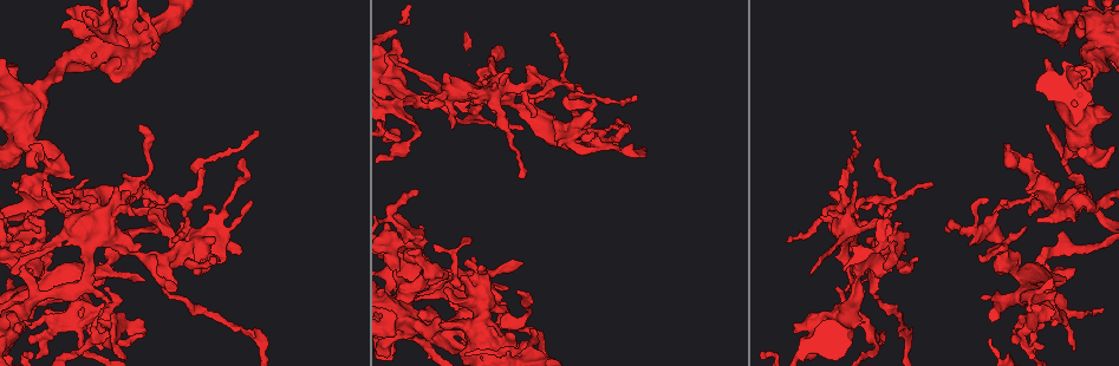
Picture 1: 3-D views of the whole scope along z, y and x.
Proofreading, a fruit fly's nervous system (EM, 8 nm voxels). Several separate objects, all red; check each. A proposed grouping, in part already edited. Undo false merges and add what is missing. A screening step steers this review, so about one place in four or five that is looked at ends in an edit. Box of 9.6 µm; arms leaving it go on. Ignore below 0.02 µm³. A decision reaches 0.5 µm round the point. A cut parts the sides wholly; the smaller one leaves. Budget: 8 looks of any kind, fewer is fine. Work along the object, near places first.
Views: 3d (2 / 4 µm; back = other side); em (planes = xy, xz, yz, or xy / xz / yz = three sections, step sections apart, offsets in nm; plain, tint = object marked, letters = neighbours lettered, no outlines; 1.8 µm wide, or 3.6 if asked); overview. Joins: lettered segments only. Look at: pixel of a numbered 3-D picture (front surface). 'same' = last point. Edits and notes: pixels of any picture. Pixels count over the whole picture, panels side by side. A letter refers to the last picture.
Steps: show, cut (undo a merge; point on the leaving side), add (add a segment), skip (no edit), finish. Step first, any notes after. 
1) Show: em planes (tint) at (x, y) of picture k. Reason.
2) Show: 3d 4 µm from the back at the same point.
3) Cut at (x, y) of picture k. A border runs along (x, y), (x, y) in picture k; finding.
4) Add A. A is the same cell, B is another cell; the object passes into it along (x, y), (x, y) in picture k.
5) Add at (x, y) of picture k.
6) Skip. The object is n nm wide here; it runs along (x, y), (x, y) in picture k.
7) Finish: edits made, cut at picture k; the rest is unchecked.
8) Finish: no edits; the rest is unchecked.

Show: 3d 2 µm from the back at (898, 265) of picture 1. Abrupt turn.

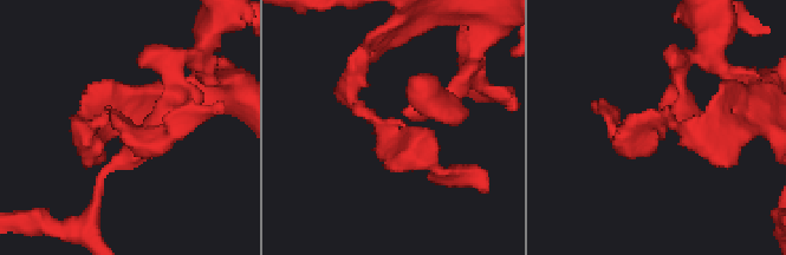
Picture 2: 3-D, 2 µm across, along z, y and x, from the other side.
Show: em 3.6 µm xz step 8 (plain) at (656, 121) of picture 2.

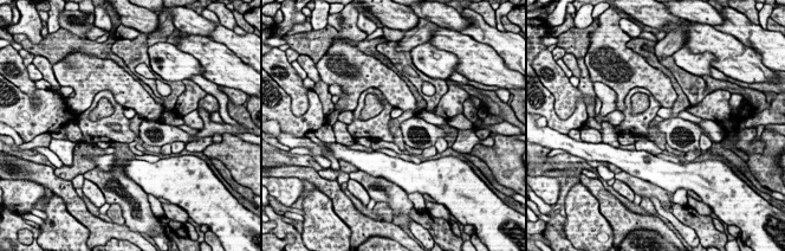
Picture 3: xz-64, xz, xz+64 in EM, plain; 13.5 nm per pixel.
Show: em 3.6 µm xz step 8 (letters) at the same point. See the neighbours.

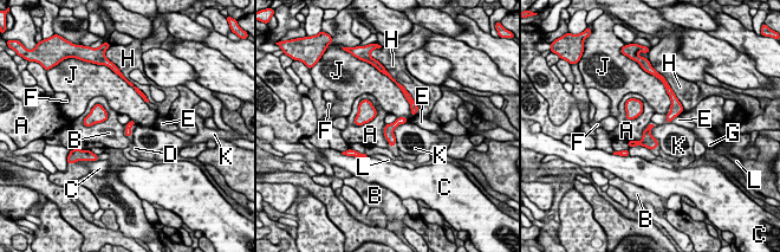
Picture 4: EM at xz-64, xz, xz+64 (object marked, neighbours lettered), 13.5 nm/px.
Skip. The object is 100 nm wide here; A, B, C, D, E, F, G, H, J, K and L are other cells; it runs along (403, 120), (390, 129), (391, 142) in picture 4; continuous, no second cell.

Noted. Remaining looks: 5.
Show: em 3.6 µm planes (letters) at (1101, 24) of picture 1. Abrupt turn.

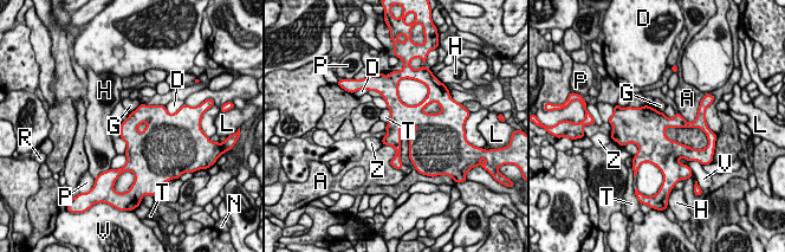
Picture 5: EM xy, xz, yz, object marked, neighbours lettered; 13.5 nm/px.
Skip. The object is 280 nm wide here; A, D, G, H, L, N, P, R, T, V and Z are other cells; it runs along (395, 89), (395, 143), (397, 157) in picture 5; one cell here.

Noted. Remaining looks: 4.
Show: em 3.6 µm planes (plain) at (1074, 103) of picture 1.

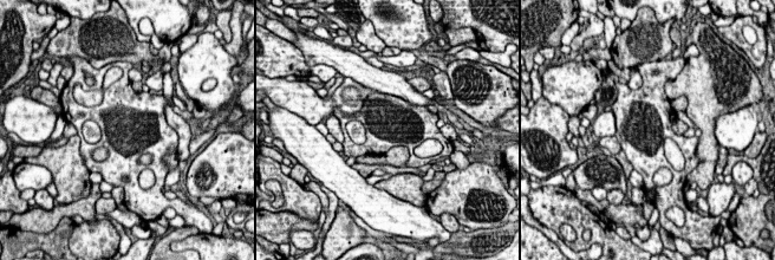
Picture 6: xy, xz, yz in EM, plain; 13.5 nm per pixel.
Show: em 3.6 µm planes (letters) at the same point. What lies round it.

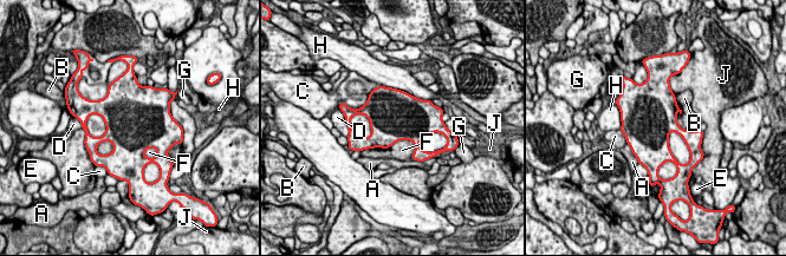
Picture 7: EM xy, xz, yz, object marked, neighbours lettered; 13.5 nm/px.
Skip. A, B, C, D, E, F, G, H and J are other cells; a border runs along (415, 146), (396, 140), (382, 149) in picture 7; all the same cell.

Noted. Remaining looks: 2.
Finish: no edits; the rest is unchecked.

